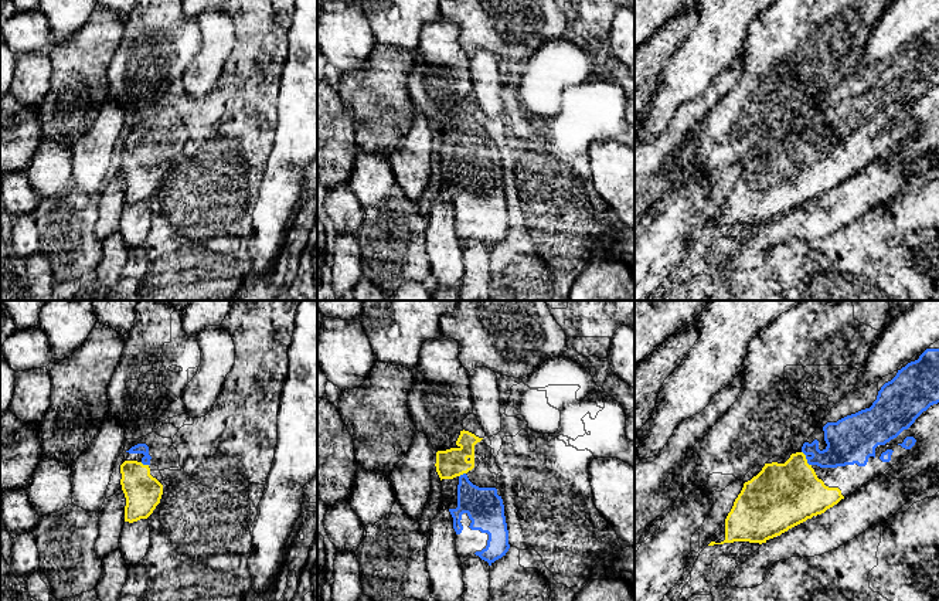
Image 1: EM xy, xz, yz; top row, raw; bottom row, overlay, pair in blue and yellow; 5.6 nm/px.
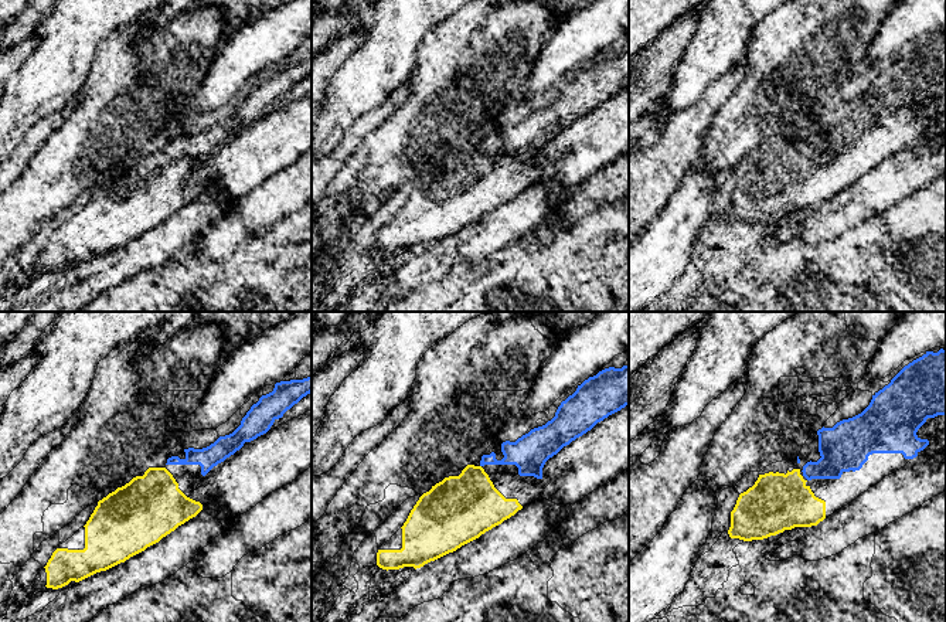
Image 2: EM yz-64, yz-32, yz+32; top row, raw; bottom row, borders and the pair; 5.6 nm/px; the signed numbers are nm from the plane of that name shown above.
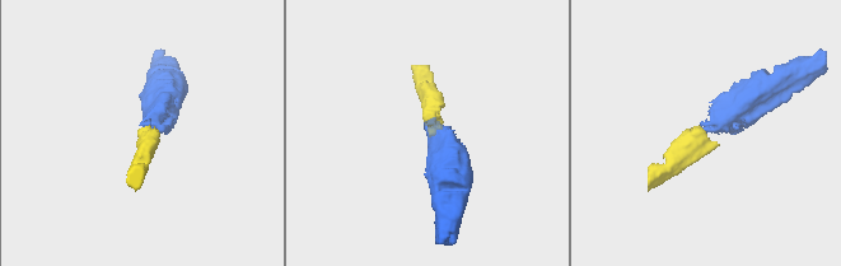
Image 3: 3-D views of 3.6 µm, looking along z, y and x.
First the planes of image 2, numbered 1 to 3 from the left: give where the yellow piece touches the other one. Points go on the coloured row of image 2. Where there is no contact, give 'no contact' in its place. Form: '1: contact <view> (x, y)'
1: no contact
2: no contact
3: no contact

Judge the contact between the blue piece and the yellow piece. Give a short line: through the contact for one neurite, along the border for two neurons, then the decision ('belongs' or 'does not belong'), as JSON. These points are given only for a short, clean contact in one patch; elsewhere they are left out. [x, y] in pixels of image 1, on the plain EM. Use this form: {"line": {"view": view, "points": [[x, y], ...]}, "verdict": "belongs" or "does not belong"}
{"line": {"view": "yz", "points": [[847, 125], [829, 141], [806, 141], [782, 177]]}, "verdict": "belongs"}

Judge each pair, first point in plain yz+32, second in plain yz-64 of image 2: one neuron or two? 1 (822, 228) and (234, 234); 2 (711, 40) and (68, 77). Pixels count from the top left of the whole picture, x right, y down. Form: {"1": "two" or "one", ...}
{"1": "two", "2": "one"}

